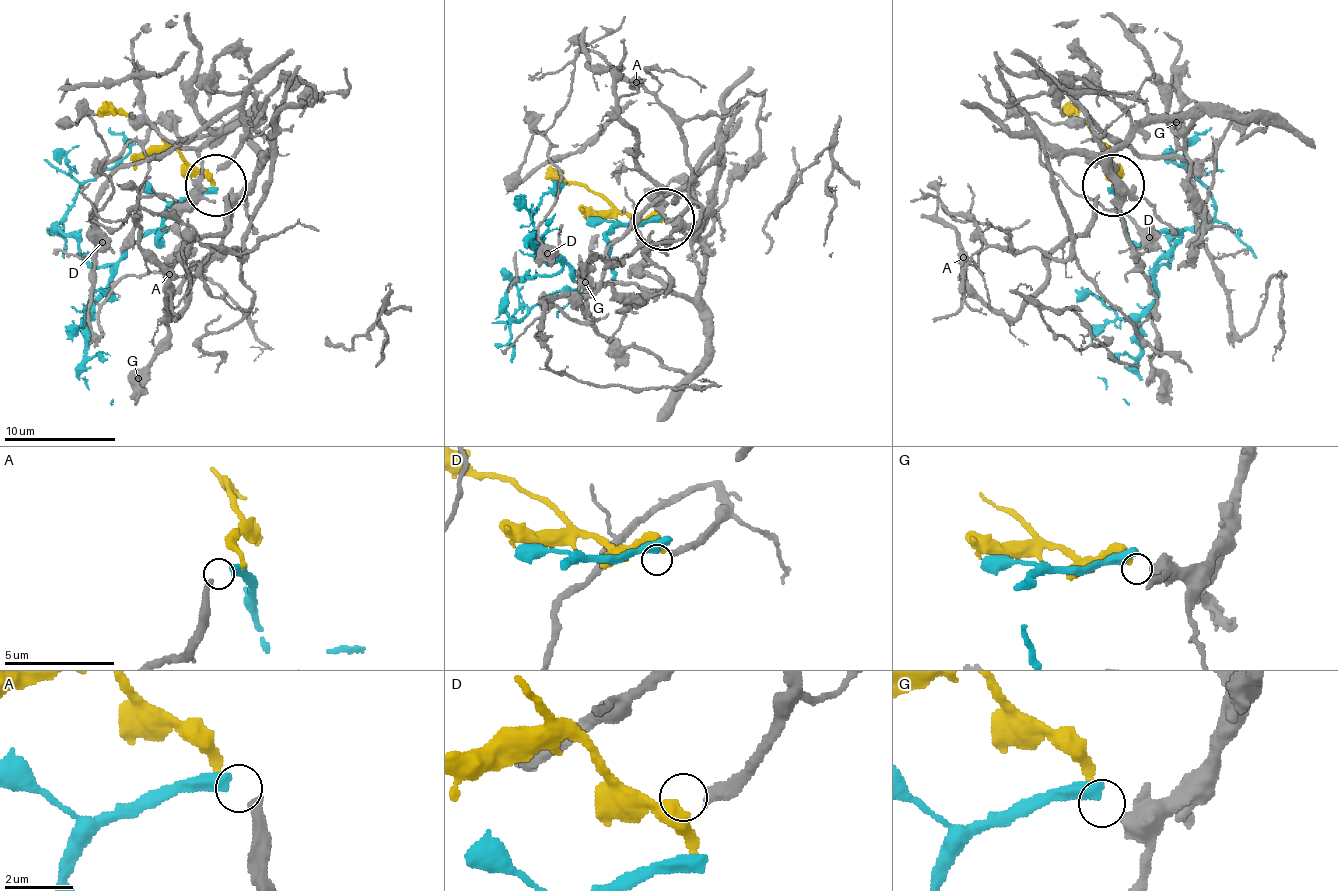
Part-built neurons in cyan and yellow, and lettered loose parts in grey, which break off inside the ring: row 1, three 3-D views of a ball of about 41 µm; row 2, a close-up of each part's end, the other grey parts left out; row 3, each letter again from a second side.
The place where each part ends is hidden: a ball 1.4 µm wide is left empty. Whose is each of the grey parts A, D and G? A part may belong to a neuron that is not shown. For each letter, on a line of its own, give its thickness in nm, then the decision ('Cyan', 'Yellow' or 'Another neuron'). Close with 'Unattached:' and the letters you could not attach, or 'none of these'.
A: Thickness 320 nm. Cyan
D: Thickness 340 nm. Another neuron
G: Thickness 700 nm. Yellow
Unattached: D

